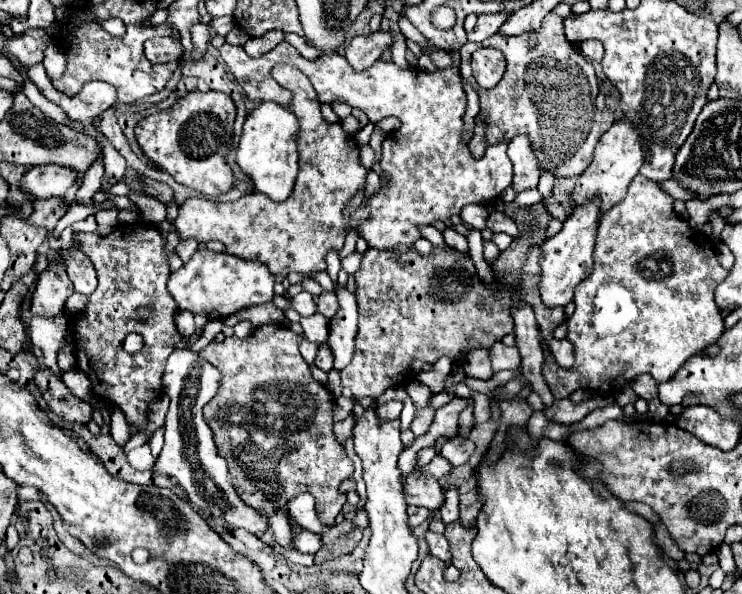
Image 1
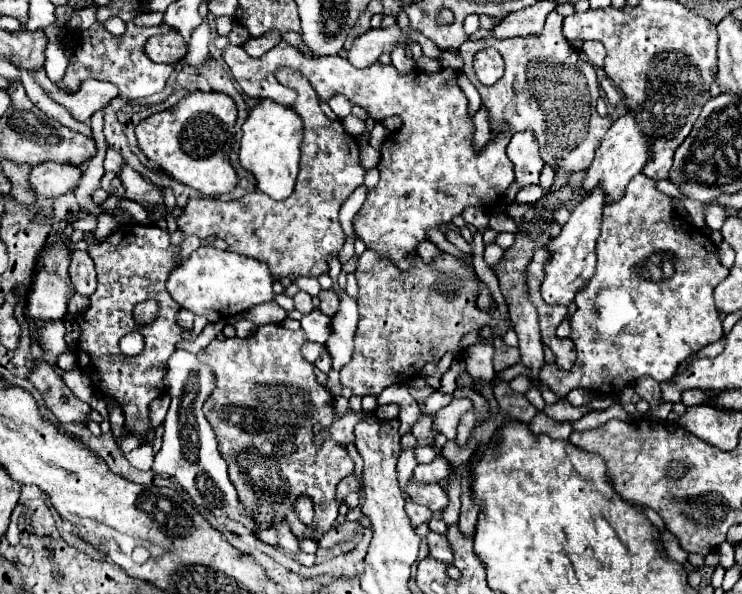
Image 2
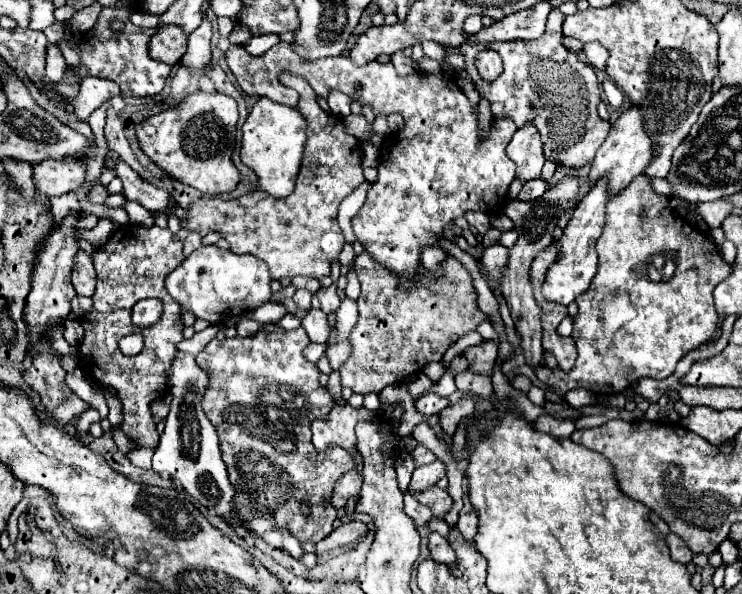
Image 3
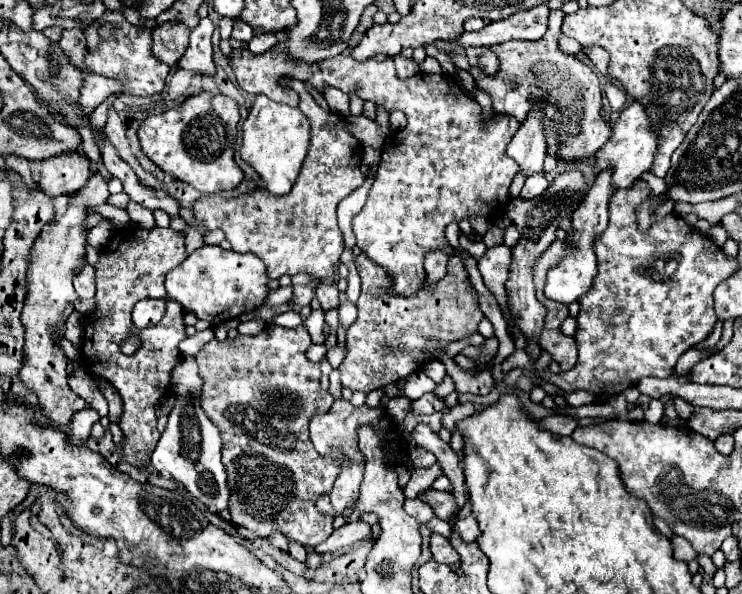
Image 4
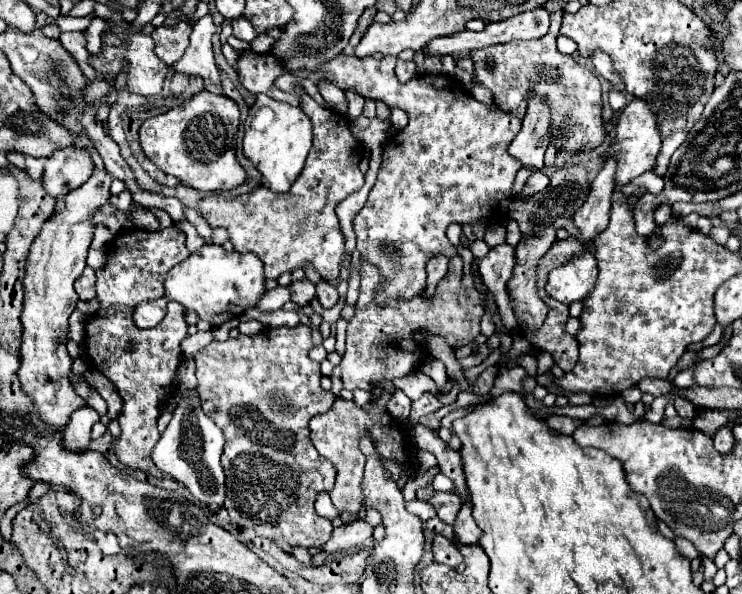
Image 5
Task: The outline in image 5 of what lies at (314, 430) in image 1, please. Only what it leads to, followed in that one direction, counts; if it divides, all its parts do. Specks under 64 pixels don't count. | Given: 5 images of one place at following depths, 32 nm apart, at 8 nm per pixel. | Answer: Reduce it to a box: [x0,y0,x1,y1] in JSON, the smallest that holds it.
[194,324,336,548]

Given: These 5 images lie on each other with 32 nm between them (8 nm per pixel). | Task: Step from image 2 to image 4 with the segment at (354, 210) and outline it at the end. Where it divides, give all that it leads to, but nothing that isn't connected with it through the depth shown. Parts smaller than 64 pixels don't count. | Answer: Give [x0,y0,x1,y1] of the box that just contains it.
[338,178,374,248]

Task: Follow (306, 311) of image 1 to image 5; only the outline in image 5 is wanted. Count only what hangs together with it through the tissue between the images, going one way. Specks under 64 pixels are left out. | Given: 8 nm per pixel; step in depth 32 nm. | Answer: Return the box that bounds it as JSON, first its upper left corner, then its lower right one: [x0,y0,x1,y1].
[290,280,316,306]

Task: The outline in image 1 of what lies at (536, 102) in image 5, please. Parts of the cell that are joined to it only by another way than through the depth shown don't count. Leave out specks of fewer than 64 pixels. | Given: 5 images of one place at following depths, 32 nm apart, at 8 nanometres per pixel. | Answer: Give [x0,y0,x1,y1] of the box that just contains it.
[508,136,538,194]

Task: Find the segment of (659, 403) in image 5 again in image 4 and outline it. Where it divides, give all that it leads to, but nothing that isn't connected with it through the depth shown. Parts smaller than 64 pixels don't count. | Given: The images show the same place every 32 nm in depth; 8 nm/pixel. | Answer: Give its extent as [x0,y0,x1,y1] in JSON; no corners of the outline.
[644,400,664,422]

